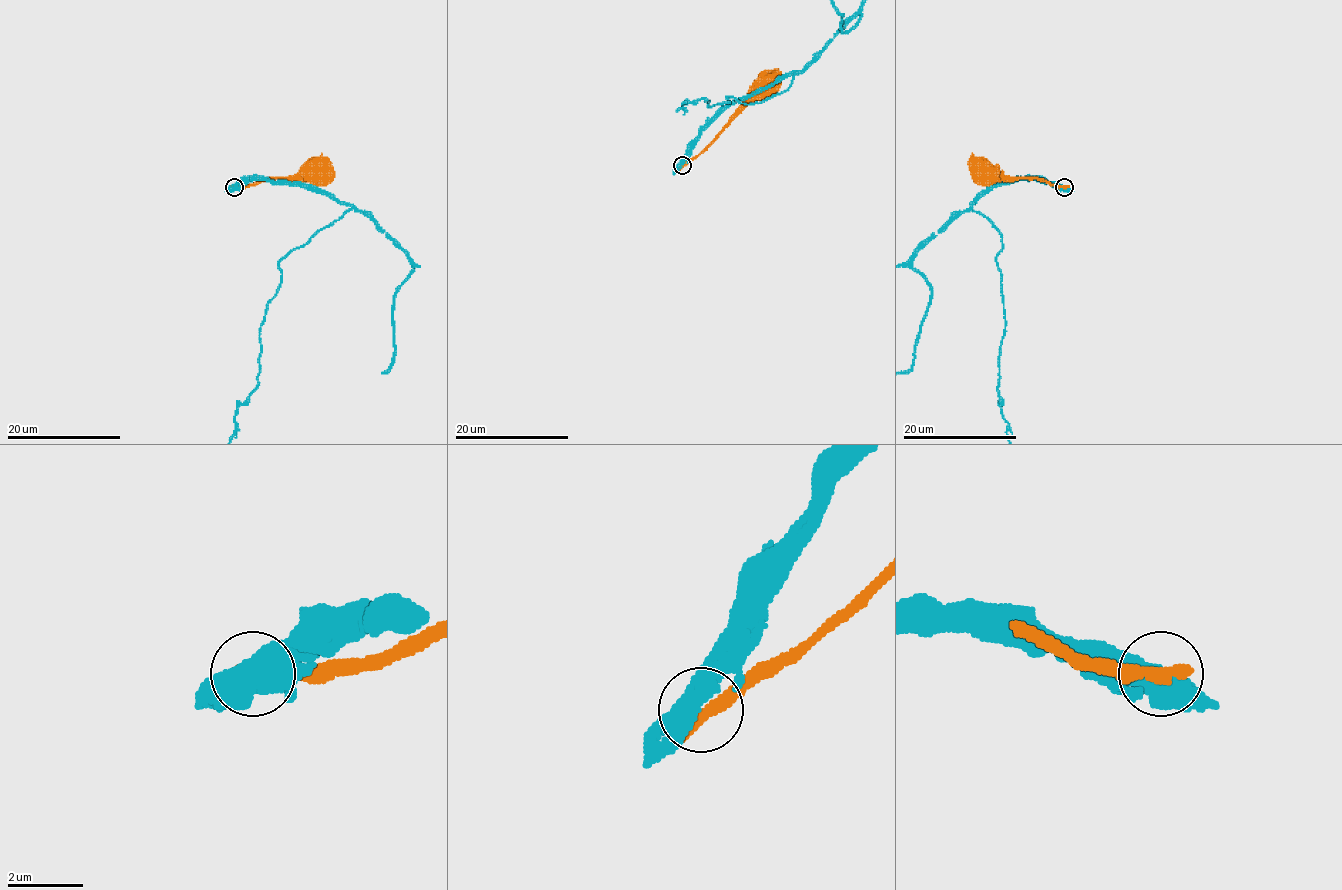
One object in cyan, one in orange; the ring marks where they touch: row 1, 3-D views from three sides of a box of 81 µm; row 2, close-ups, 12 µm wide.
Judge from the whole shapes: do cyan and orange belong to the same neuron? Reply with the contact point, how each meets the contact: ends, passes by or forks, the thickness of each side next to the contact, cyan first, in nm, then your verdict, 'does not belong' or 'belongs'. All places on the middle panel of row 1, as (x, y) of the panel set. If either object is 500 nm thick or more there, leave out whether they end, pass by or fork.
(682, 165) | 600/420 nm | does not belong

